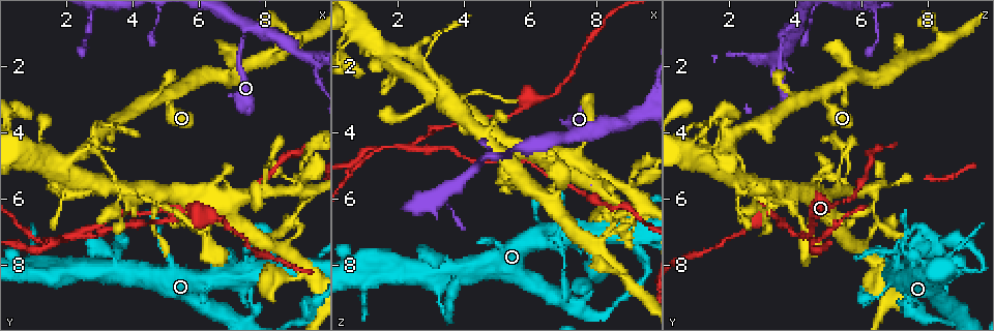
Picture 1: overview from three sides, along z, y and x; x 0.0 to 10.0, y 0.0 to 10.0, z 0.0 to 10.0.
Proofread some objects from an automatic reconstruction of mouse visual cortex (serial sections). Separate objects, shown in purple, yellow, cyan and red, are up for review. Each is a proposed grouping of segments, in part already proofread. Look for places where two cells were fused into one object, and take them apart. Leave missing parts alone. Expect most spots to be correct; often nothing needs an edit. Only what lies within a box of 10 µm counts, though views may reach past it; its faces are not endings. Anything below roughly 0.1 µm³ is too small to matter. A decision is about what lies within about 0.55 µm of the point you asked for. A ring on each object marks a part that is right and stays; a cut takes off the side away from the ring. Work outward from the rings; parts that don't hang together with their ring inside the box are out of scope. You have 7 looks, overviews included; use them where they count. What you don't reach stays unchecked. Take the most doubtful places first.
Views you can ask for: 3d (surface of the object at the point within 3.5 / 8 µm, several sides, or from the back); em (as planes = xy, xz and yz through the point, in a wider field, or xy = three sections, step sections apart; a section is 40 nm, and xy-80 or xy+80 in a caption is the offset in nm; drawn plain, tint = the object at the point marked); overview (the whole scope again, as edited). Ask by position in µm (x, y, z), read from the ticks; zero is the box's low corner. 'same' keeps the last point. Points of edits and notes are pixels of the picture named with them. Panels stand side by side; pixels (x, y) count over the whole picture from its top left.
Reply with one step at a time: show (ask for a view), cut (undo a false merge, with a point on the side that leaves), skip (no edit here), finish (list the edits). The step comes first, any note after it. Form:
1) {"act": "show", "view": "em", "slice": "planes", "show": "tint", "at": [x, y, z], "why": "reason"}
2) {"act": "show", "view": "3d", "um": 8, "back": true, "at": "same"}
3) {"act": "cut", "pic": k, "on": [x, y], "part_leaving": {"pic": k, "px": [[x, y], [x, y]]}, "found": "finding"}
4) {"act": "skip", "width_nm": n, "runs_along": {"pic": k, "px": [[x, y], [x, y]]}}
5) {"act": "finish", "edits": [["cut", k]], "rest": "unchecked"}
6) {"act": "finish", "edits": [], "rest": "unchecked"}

{"act": "show", "view": "3d", "um": 3.5, "at": [2.35, 7.05, 4.50], "why": "two arms in line, one across"}

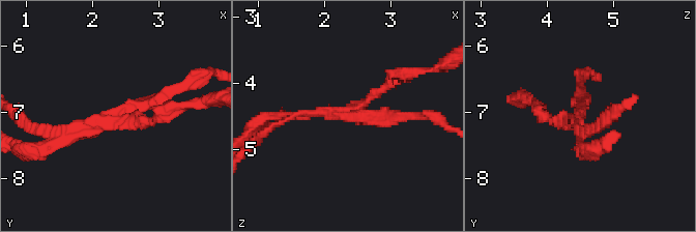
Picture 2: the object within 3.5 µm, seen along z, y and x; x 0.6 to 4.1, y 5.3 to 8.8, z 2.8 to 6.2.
{"act": "show", "view": "em", "slice": "planes", "show": "tint", "at": [2.40, 7.05, 4.50], "arms": 3, "arm_widths_nm": [150, 150, 150], "why": "shape alone is not enough"}

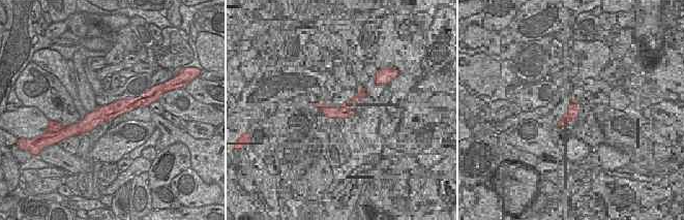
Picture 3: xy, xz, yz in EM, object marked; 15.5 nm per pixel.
{"act": "cut", "pic": 2, "on": [384, 87], "width_nm": 260, "part_leaving": {"pic": 2, "px": [[355, 108], [397, 74], [441, 65]]}, "found": "two cells meet here"}

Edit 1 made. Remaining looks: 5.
{"act": "show", "view": "overview", "why": "redraw"}

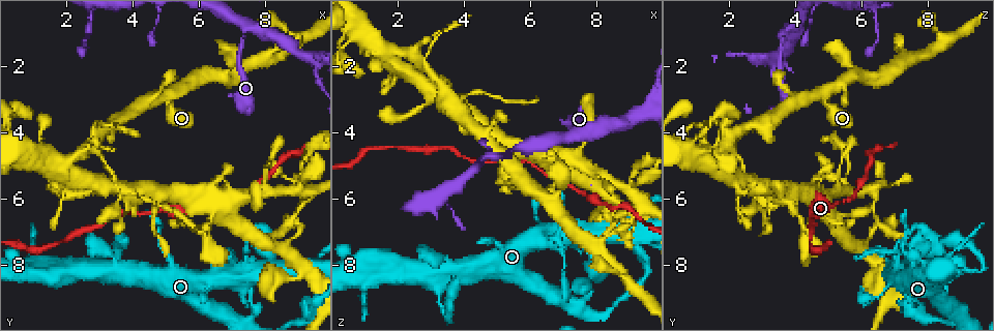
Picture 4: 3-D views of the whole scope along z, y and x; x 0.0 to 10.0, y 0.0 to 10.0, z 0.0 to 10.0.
{"act": "show", "view": "3d", "um": 8, "at": [7.45, 0.85, 3.90], "why": "abrupt turn"}

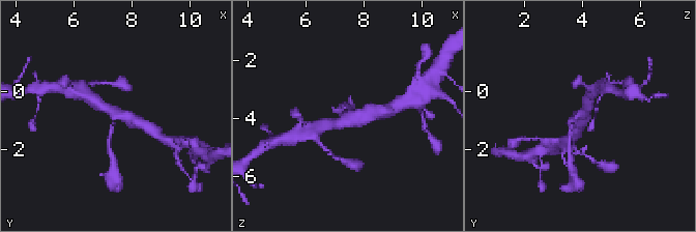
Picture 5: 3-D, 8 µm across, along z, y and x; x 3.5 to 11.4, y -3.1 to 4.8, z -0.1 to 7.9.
{"act": "show", "view": "em", "slice": "xy", "step": 2, "show": "tint", "at": "same", "arms": 3, "arm_widths_nm": [150, 350, 450], "why": "shape alone is not enough"}

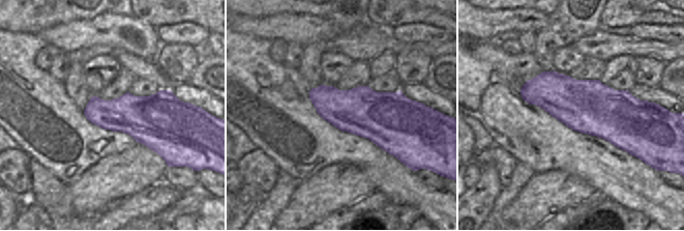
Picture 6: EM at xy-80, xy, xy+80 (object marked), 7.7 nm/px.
{"act": "skip", "found": "one cell here"}

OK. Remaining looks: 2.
{"act": "show", "view": "3d", "um": 3.5, "at": [7.00, 1.85, 5.55], "why": "thick turns thin"}

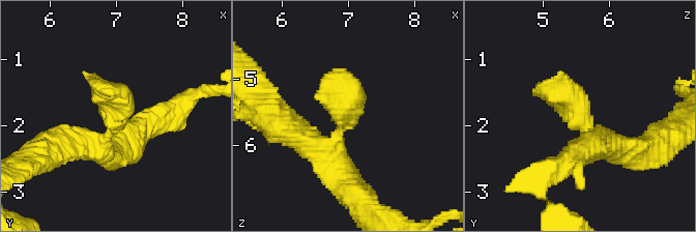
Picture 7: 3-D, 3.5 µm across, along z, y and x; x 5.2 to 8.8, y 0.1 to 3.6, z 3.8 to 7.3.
{"act": "skip", "runs_along": {"pic": 7, "px": [[611, 144], [566, 93], [539, 87]]}, "found": "all the same cell"}

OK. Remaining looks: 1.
{"act": "finish", "edits": [["cut", 2]], "rest": "unchecked"}

